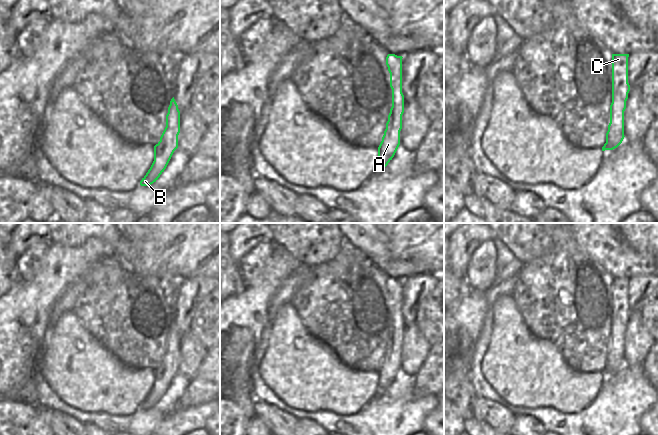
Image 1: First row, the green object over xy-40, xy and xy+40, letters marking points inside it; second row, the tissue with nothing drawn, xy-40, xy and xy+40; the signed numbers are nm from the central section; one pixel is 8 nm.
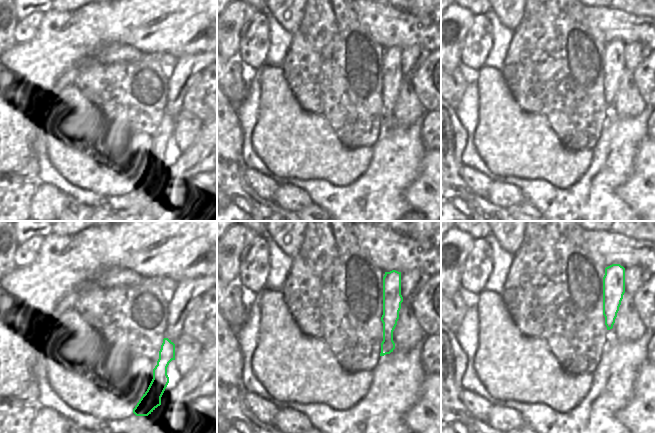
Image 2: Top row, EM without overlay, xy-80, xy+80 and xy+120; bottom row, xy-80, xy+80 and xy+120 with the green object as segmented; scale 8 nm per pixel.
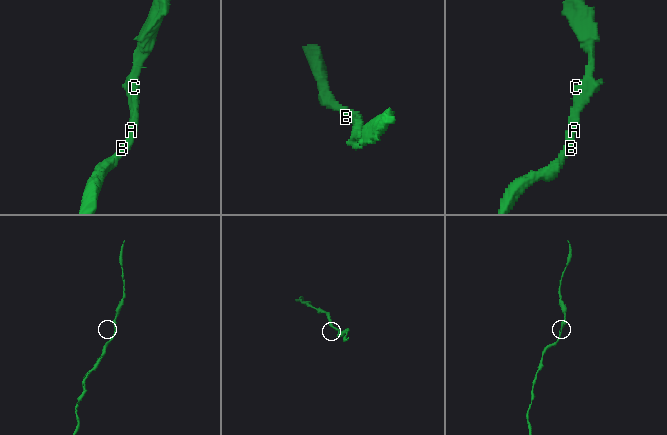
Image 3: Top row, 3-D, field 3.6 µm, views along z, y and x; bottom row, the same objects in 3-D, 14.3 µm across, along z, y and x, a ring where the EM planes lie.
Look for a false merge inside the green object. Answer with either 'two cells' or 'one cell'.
one cell

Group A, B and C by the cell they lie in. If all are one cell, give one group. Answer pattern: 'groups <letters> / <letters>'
groups A B C

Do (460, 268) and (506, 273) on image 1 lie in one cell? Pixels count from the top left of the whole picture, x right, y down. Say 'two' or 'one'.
two

